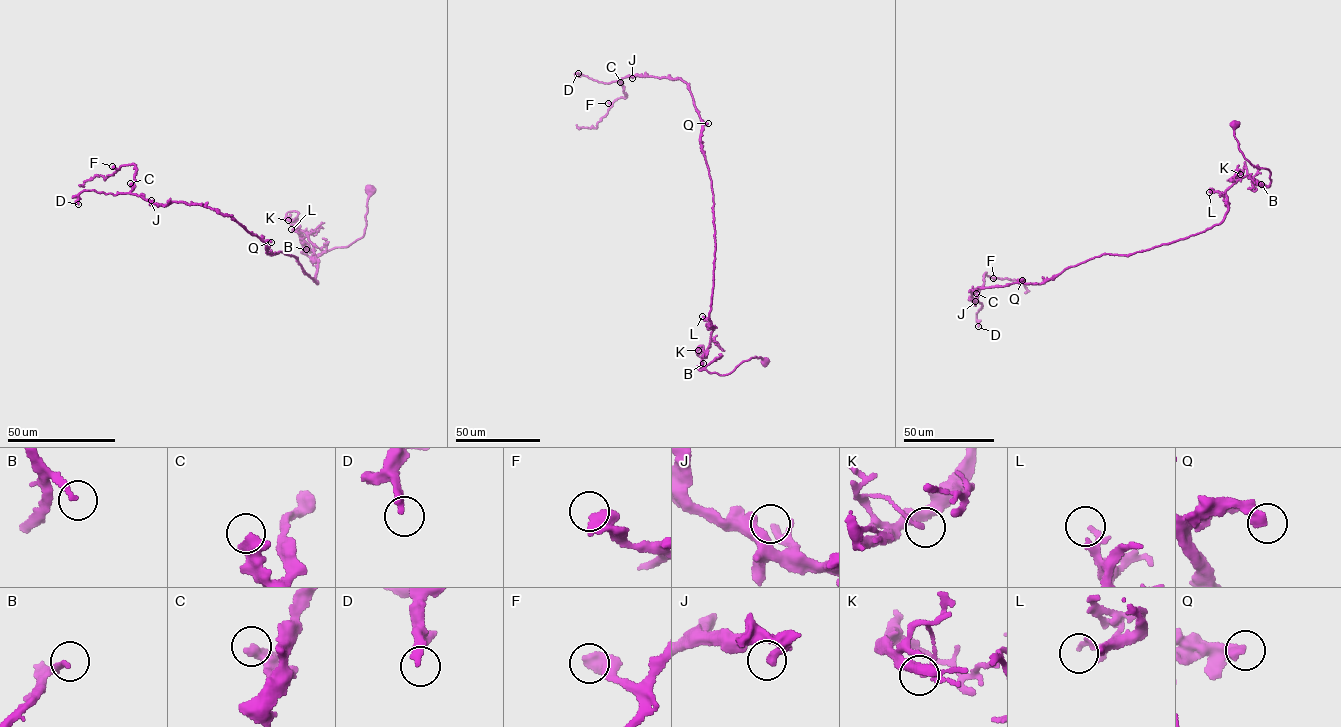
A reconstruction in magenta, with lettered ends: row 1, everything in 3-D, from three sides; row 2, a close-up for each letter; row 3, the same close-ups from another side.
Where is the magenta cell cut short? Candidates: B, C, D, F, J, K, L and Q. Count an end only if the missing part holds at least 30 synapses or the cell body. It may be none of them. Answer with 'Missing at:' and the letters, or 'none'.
Missing at: D

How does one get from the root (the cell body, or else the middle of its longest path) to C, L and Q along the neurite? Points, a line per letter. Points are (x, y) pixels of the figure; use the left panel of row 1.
C: (370, 189), (365, 231), (346, 247), (309, 257), (298, 231), (317, 284), (232, 216), (152, 204), (130, 183)
L: (370, 189), (365, 231), (346, 247), (309, 257), (301, 252), (297, 232), (307, 234), (312, 250), (291, 229)
Q: (370, 189), (365, 231), (346, 247), (309, 257), (298, 231), (317, 284), (296, 256), (268, 253), (271, 242)

